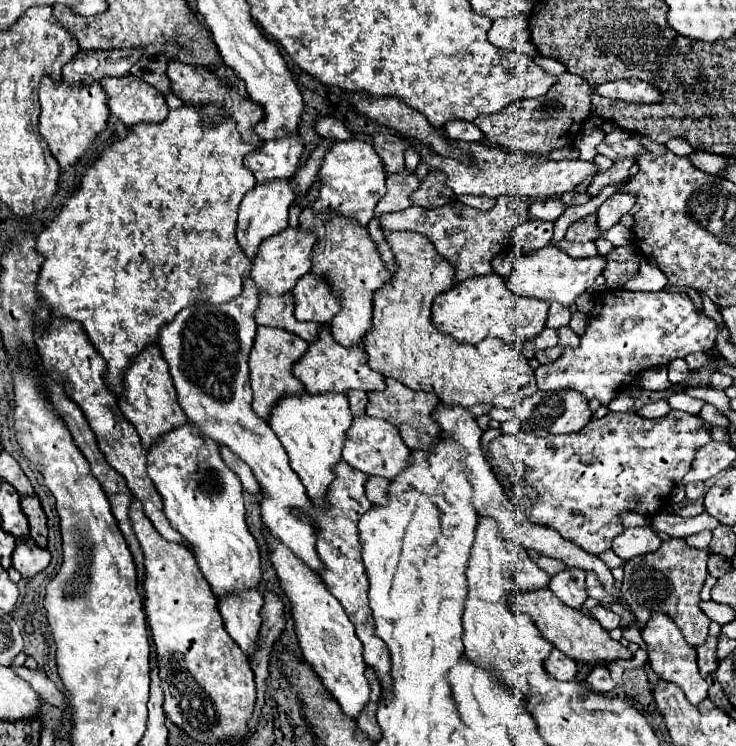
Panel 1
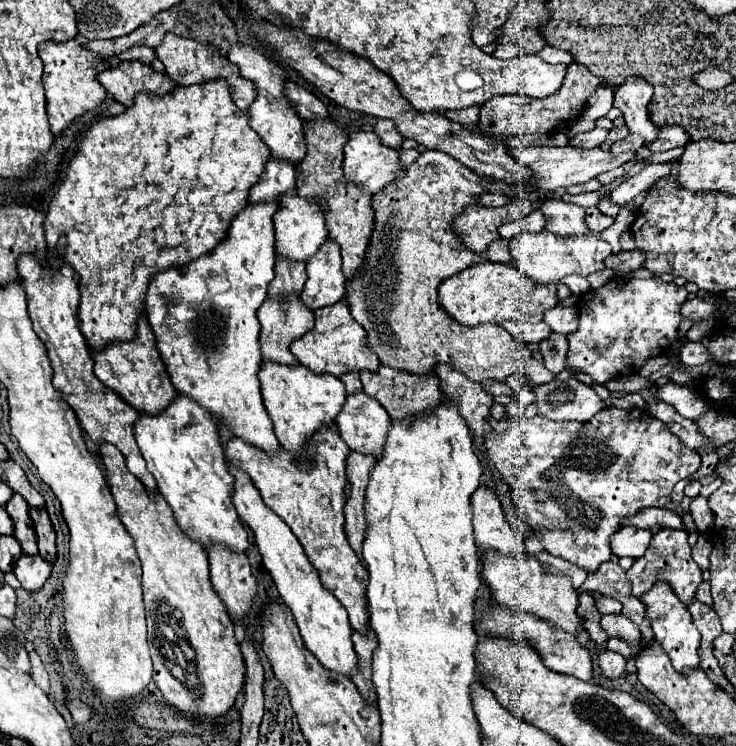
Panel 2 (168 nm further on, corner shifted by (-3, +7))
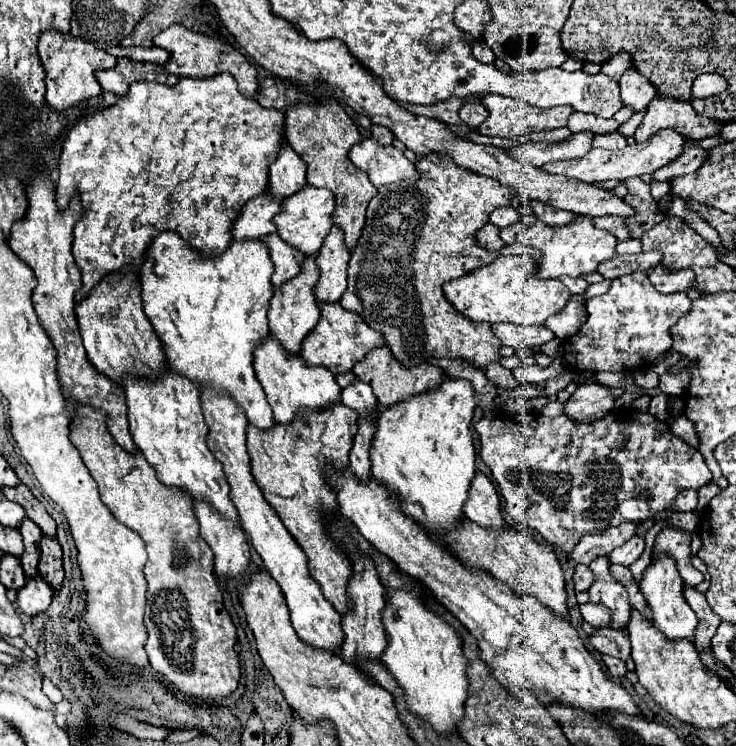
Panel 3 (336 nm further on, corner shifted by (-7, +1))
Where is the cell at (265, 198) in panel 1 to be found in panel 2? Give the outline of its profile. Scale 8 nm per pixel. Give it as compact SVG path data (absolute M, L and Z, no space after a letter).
M279 200L259 202L245 206L235 218L227 232L225 242L203 258L193 260L183 268L171 268L169 272L159 272L147 292L145 312L153 328L161 360L165 362L167 374L175 390L211 414L219 416L221 422L233 432L233 436L245 440L247 444L261 448L263 452L277 452L281 448L273 432L273 422L263 406L257 372L261 368L259 352L259 320L257 310L267 298L267 286L273 280L275 266L275 234L273 234L273 214L281 208Z

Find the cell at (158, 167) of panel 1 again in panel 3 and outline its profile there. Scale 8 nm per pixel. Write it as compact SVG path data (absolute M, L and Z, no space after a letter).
M223 72L219 76L215 74L213 78L179 78L179 82L175 86L165 86L165 84L157 84L157 82L133 82L129 86L129 92L125 96L121 96L113 106L99 108L99 110L91 112L89 116L81 118L67 132L67 138L63 142L63 152L59 158L59 182L57 182L57 202L61 208L67 208L73 194L79 194L79 200L83 204L83 218L73 228L73 258L75 258L75 266L81 270L81 280L83 280L83 286L77 292L75 302L81 302L91 292L91 288L97 286L107 274L121 270L123 266L135 266L135 270L139 270L139 266L143 262L143 254L149 248L151 240L165 230L177 232L195 250L199 250L203 254L225 252L231 244L231 226L233 226L235 216L239 214L239 210L245 206L247 200L263 194L269 186L269 166L275 162L275 158L285 142L283 118L285 118L285 114L281 110L263 108L257 100L245 98L237 90L235 78L231 78L231 74L227 74L227 72Z

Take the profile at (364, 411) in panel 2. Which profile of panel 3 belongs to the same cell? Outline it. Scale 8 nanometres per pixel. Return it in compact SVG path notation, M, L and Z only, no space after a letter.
M361 380L351 382L347 388L341 390L341 402L353 410L357 410L359 418L365 416L369 410L377 410L377 398L373 396L371 386Z

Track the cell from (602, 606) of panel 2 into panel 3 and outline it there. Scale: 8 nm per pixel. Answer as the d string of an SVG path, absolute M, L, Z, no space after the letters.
M587 602L587 604L579 606L579 610L581 610L583 620L589 622L591 626L595 626L595 628L605 628L611 622L611 612L603 610L603 606L599 606L599 604Z

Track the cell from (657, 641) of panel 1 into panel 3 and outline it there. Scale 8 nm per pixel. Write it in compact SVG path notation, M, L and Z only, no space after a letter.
M661 552L657 558L651 560L651 564L643 572L639 588L653 612L655 626L671 640L679 640L679 638L691 640L691 634L695 632L695 626L697 626L697 614L687 606L687 602L683 598L683 580L679 576L675 560L669 554Z

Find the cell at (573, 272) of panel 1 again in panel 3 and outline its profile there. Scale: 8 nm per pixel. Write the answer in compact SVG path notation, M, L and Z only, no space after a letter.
M539 218L523 224L525 230L517 234L516 241L541 250L539 278L561 278L565 274L583 276L595 272L603 260L615 256L617 238L607 230L599 230L591 218L575 218L563 226L549 226L545 222L539 222Z

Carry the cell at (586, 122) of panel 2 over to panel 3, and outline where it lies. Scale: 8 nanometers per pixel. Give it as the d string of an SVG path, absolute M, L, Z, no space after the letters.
M619 54L619 56L611 58L611 60L607 60L607 62L603 64L601 72L603 72L603 74L607 74L609 78L619 80L619 78L621 78L621 74L623 74L623 70L625 70L625 68L629 68L629 66L631 66L631 54Z

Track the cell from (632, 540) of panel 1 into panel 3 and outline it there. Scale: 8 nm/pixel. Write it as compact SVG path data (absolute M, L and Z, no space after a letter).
M633 536L631 540L627 540L623 546L615 548L611 554L609 554L609 562L611 564L623 564L623 566L631 566L643 552L645 548L645 542L643 538L639 536Z

